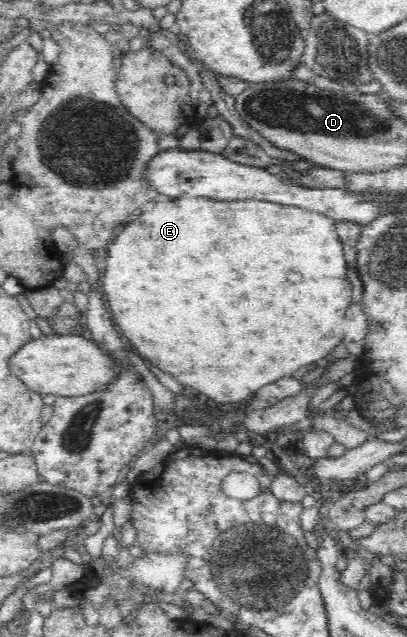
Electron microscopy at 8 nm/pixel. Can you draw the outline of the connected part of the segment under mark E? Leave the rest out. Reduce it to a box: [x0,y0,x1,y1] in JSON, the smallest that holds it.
[102,198,351,404]

